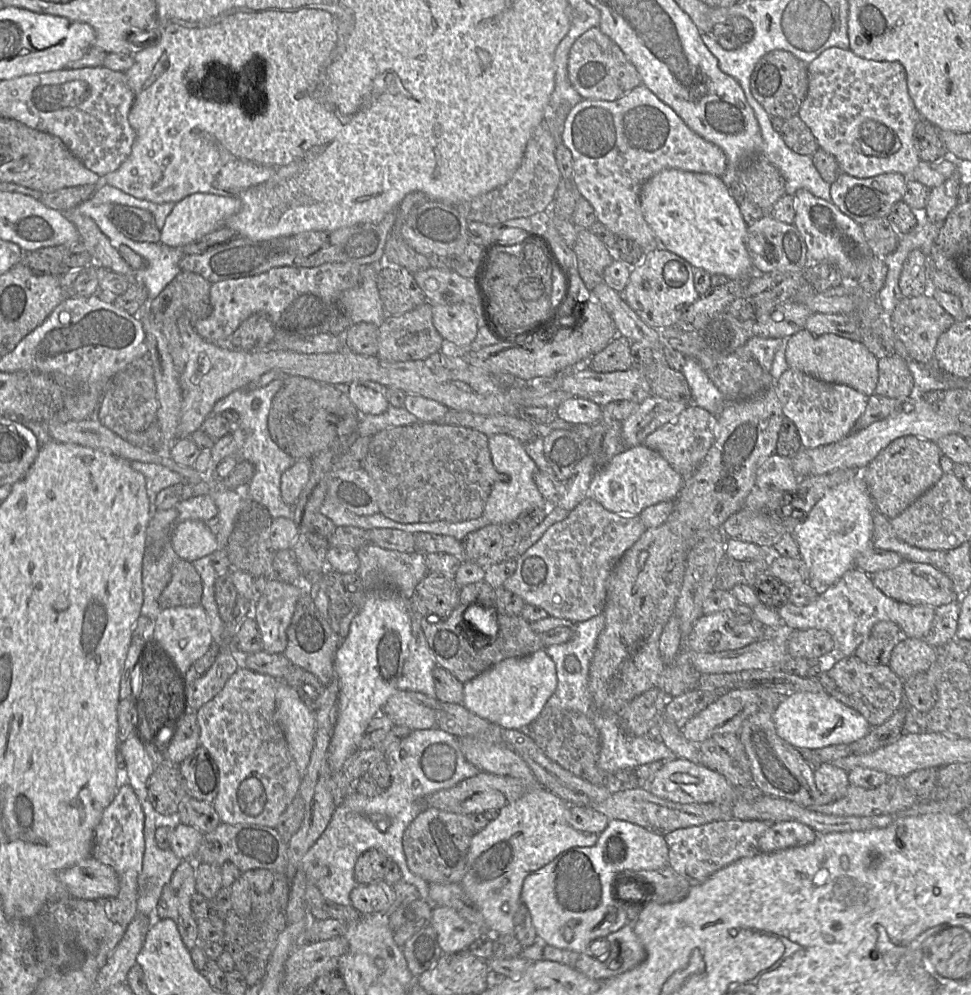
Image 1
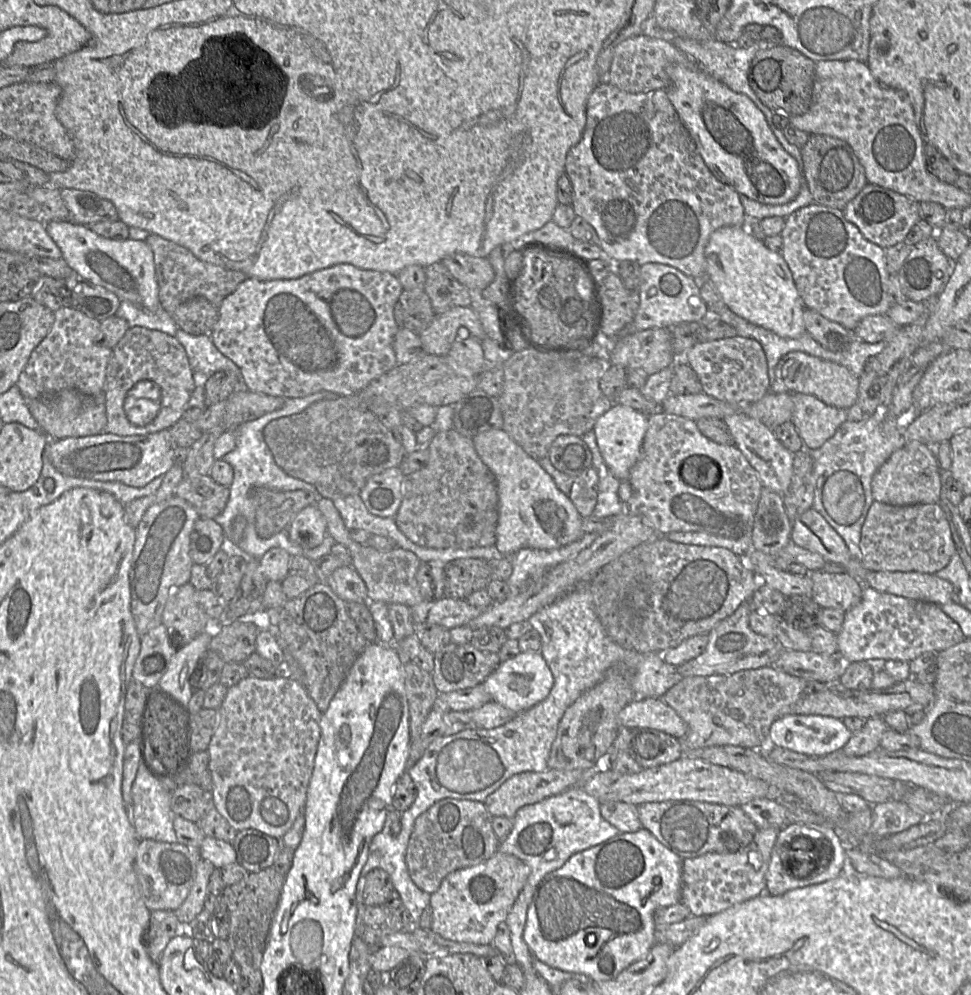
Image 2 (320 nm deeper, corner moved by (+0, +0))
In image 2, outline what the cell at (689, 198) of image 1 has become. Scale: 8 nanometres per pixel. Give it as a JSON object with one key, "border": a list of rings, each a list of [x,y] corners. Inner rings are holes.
{"border":[[[743,226],[722,227],[714,231],[704,250],[706,280],[719,291],[726,306],[746,321],[783,338],[806,333],[805,304],[782,255],[769,250]]]}

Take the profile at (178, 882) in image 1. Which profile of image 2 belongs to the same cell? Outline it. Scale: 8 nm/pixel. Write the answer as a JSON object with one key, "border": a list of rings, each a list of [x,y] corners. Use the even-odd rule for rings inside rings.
{"border":[[[201,859],[197,864],[192,887],[183,903],[174,911],[183,926],[188,926],[203,910],[209,878],[214,869],[215,866],[208,860]]]}

